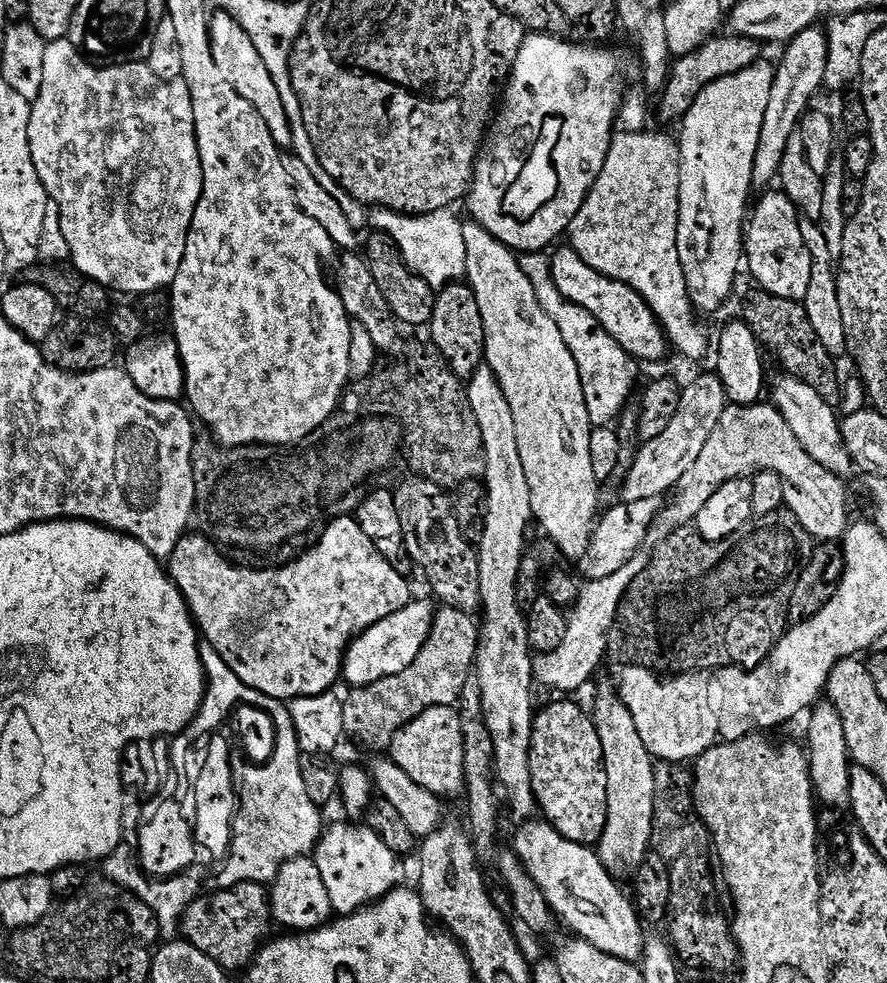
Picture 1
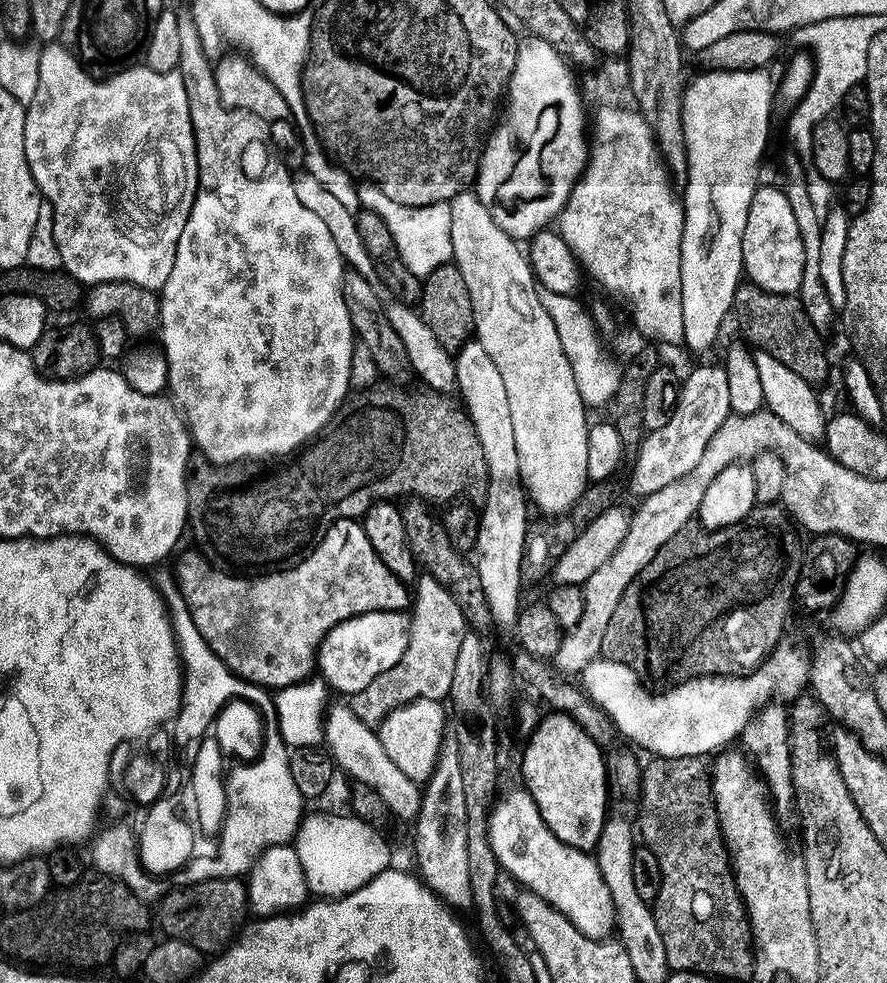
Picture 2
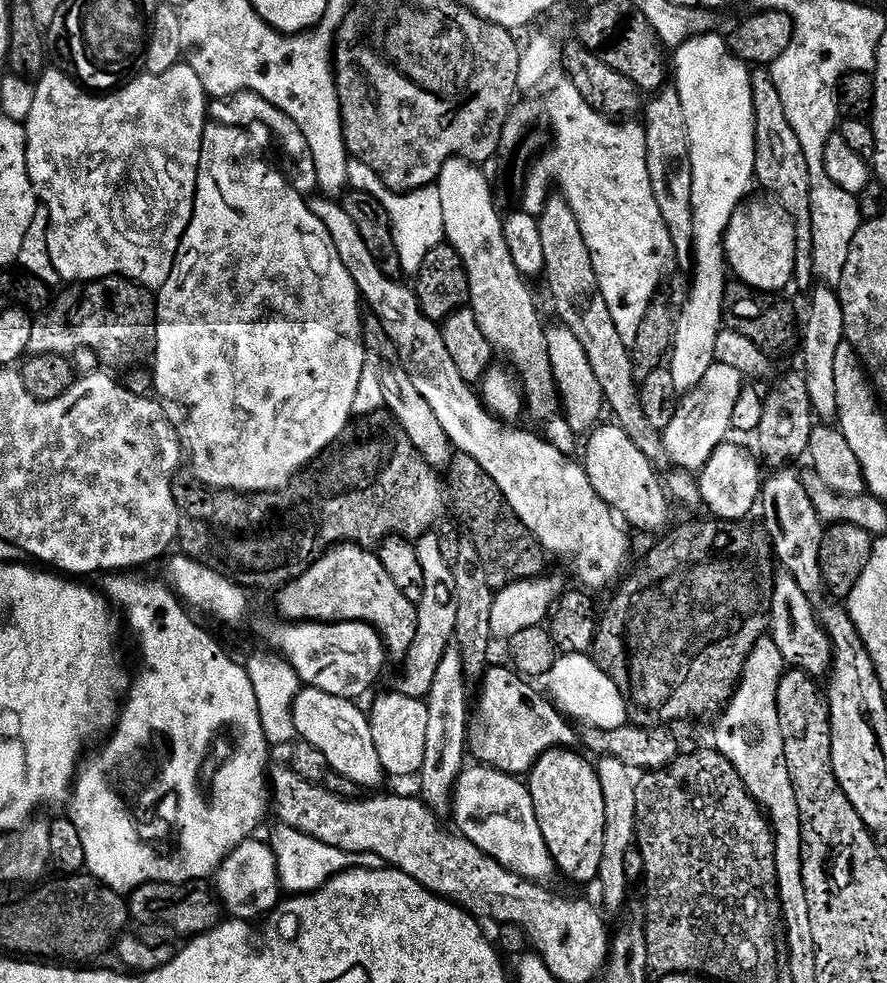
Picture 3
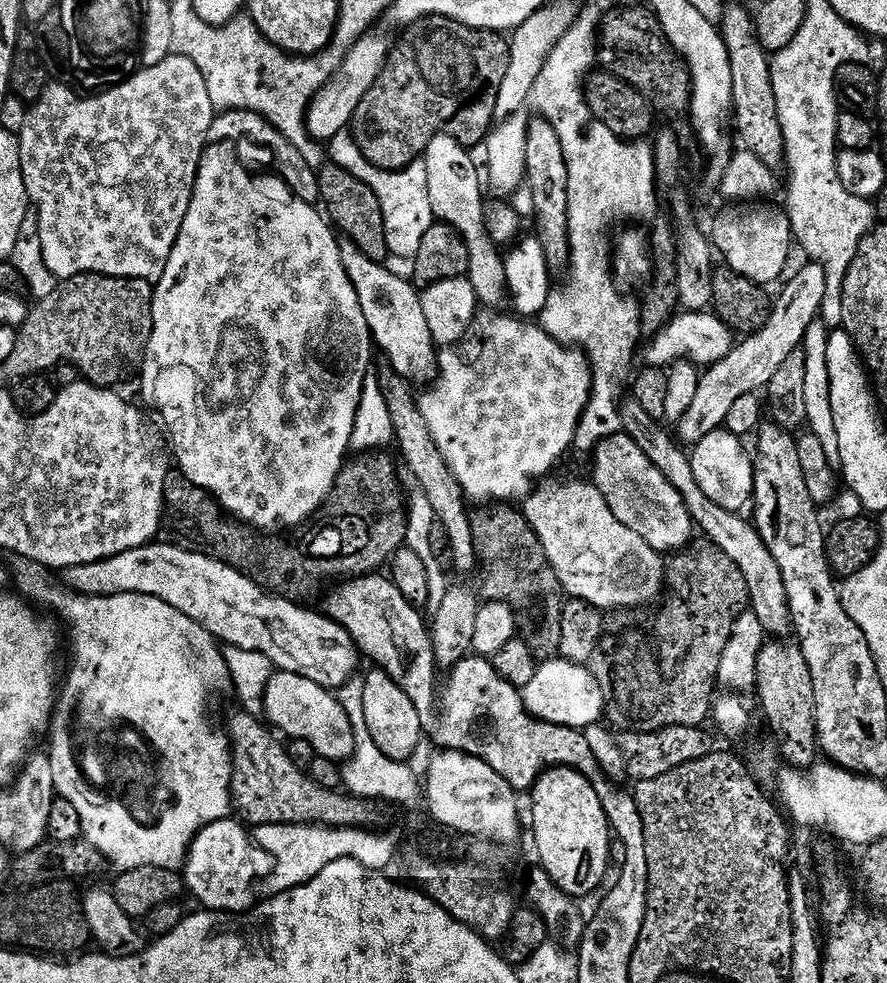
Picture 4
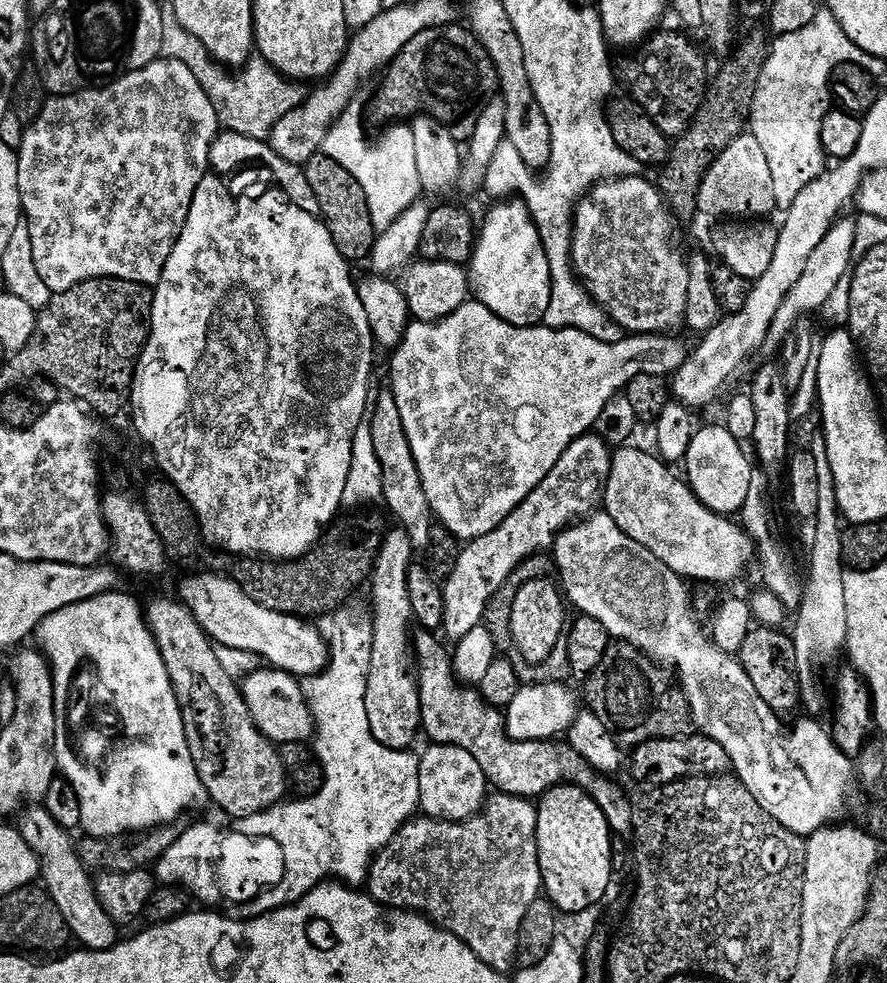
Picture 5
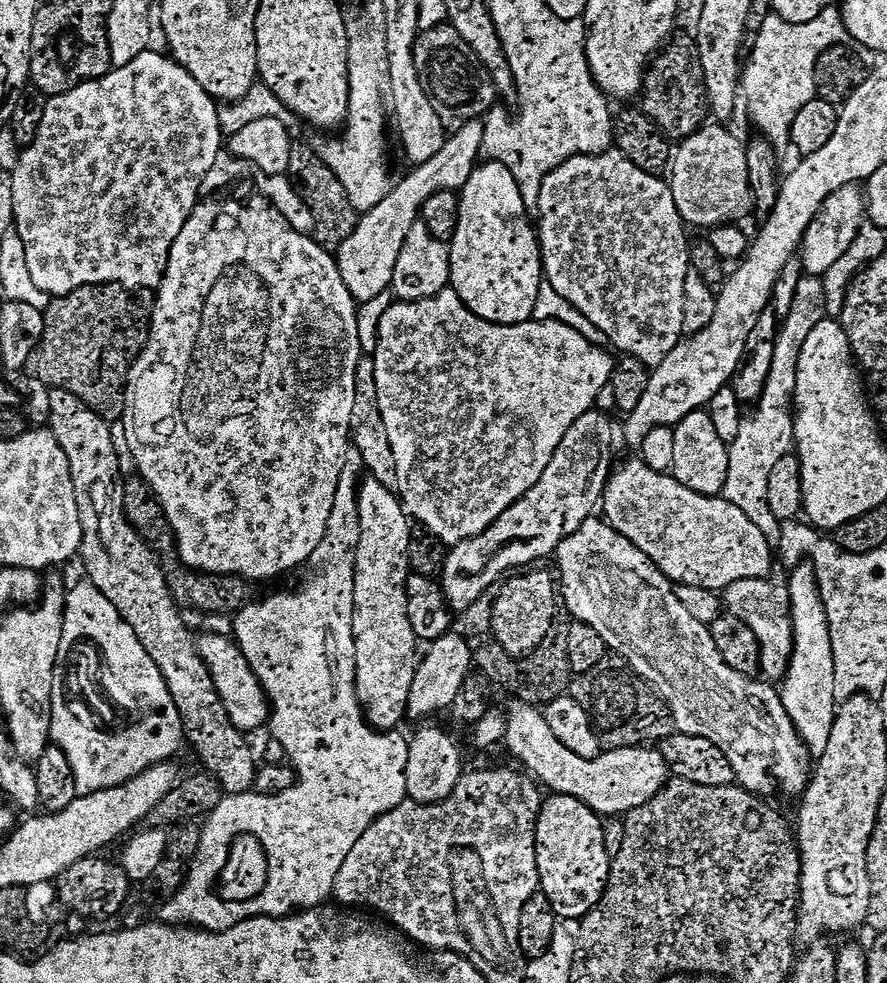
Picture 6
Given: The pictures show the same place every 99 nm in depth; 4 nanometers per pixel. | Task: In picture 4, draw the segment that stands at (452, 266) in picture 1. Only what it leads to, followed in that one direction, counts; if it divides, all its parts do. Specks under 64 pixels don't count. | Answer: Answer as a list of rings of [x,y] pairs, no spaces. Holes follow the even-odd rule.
[[[348,130],[338,133],[327,145],[326,152],[331,163],[354,174],[359,180],[366,182],[366,186],[370,186],[374,194],[378,194],[378,202],[382,206],[382,214],[386,222],[386,242],[389,253],[393,257],[415,258],[418,248],[422,246],[422,238],[426,238],[426,232],[434,223],[423,159],[414,161],[406,168],[401,168],[399,172],[383,172],[364,157],[362,150],[356,144],[356,139]]]

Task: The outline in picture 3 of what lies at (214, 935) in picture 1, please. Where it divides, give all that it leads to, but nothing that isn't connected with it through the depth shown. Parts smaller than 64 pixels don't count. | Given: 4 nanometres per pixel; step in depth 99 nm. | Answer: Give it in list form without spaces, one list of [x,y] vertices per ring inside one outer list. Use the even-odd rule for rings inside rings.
[[[194,880],[188,884],[148,883],[132,892],[130,916],[137,925],[162,923],[173,927],[177,937],[191,938],[201,936],[221,923],[222,905],[213,885],[204,880]]]

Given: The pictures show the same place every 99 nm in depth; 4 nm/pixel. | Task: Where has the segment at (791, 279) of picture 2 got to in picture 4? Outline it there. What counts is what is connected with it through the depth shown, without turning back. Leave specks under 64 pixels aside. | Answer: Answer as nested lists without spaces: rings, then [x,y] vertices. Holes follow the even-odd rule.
[[[732,202],[724,208],[712,220],[710,227],[710,239],[725,265],[740,276],[752,281],[757,286],[772,284],[784,272],[788,264],[788,255],[794,250],[791,219],[783,207],[775,208],[772,202]]]

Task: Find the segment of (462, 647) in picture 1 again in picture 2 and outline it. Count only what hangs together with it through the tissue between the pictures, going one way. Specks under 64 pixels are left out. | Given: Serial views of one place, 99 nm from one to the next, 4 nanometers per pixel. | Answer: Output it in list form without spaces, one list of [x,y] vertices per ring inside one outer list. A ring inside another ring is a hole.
[[[431,574],[421,575],[414,588],[414,607],[410,612],[409,645],[405,657],[398,666],[374,679],[366,690],[351,697],[352,712],[358,714],[362,722],[379,726],[402,706],[410,706],[419,700],[447,701],[454,686],[459,647],[469,626],[462,606],[458,606],[452,591]]]

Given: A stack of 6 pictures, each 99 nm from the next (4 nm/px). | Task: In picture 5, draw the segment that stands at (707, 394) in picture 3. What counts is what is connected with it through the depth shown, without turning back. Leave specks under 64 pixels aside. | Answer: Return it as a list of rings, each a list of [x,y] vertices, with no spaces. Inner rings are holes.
[[[850,218],[849,220],[844,219],[837,219],[833,223],[832,229],[822,238],[822,242],[814,250],[814,254],[810,254],[810,262],[806,266],[802,278],[798,278],[798,282],[792,287],[790,294],[786,294],[786,298],[768,331],[767,343],[769,345],[783,345],[785,340],[791,336],[792,327],[795,326],[796,321],[809,314],[819,313],[823,303],[833,293],[834,286],[838,285],[844,276],[849,275],[850,267],[854,262],[852,247],[855,240],[855,221]]]

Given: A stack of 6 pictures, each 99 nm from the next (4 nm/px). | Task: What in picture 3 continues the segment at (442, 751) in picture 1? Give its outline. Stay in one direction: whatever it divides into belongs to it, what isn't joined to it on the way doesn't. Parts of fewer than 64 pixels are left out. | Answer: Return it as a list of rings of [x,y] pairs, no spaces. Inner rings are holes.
[[[389,690],[372,704],[368,716],[370,730],[374,734],[374,747],[378,749],[378,758],[385,773],[392,776],[415,777],[422,770],[426,758],[426,725],[428,705],[421,697],[403,696],[395,690]]]

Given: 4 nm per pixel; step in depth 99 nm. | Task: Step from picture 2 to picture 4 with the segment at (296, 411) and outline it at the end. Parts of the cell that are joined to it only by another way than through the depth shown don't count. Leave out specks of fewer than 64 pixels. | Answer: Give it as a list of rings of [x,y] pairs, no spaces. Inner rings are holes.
[[[209,143],[200,159],[190,210],[182,222],[178,242],[166,262],[162,278],[155,281],[152,293],[152,349],[147,363],[138,373],[140,392],[144,400],[164,419],[168,427],[166,440],[170,445],[174,464],[179,475],[194,486],[204,488],[220,503],[229,517],[257,530],[280,530],[291,524],[300,524],[314,517],[325,507],[324,499],[332,492],[340,471],[344,468],[344,455],[351,449],[358,402],[366,382],[366,374],[373,367],[374,341],[362,314],[358,294],[342,266],[340,240],[333,225],[313,205],[302,202],[288,188],[279,175],[251,176],[240,165],[231,143]]]

